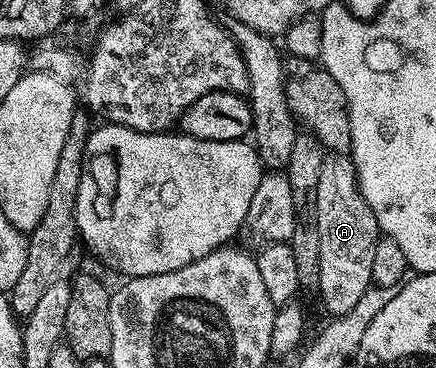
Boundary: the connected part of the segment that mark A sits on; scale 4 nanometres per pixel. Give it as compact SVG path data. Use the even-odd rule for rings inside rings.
M328 153L322 163L322 171L318 178L318 199L316 200L316 218L318 219L318 231L320 232L320 258L318 259L318 271L320 272L320 288L318 296L324 300L324 305L329 309L329 314L339 315L350 311L350 307L355 307L358 299L362 299L362 295L372 285L372 276L370 270L374 263L374 247L380 241L382 236L380 228L378 227L378 219L374 215L371 205L366 203L366 199L360 193L360 180L356 174L356 165L353 163L351 156L346 153Z

